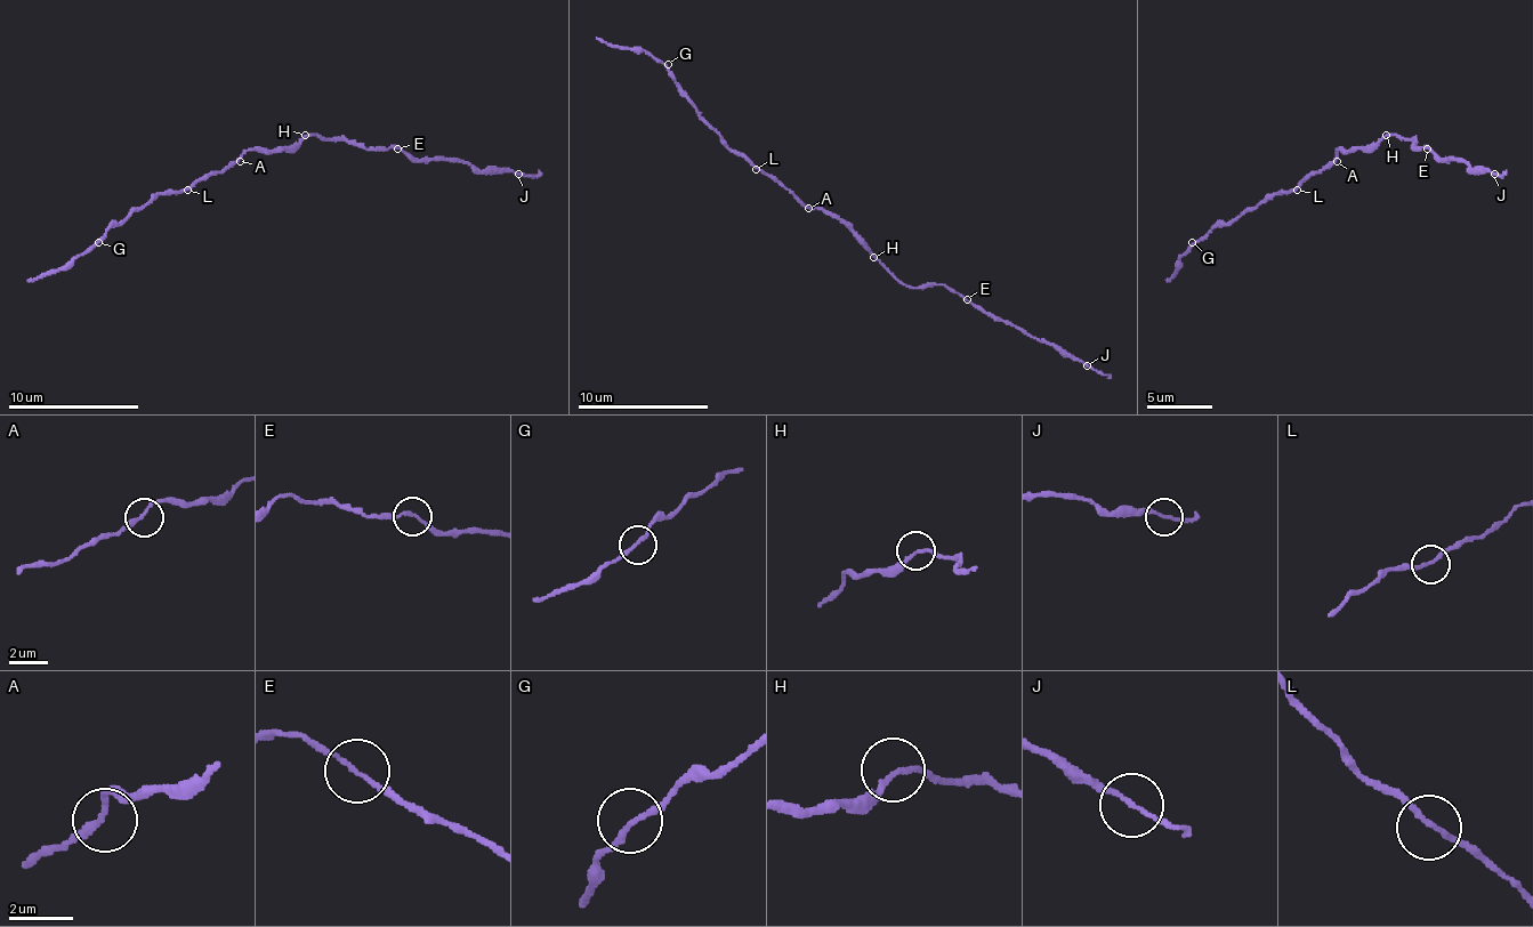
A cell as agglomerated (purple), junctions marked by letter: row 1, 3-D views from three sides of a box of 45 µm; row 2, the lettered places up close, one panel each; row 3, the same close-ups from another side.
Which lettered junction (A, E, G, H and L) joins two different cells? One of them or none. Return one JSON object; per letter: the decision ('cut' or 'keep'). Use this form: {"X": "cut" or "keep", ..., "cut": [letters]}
{"A": "keep", "E": "keep", "G": "keep", "H": "keep", "L": "keep", "cut": []}

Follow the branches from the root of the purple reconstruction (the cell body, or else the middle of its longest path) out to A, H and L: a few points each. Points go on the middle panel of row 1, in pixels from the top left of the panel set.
A: (834, 218), (819, 208), (808, 208)
H: (834, 218), (873, 257)
L: (834, 218), (819, 208), (808, 208), (756, 169)

